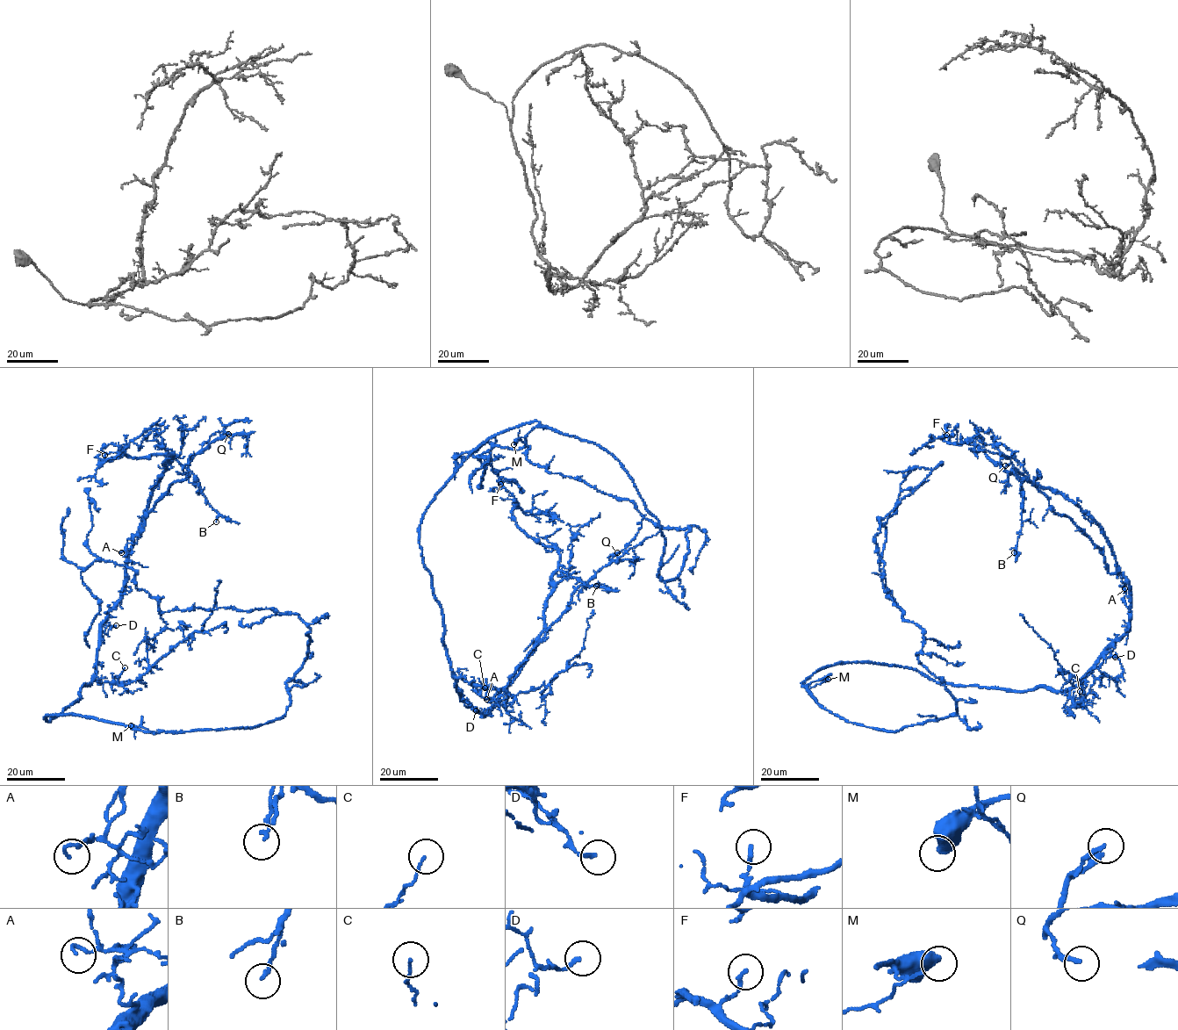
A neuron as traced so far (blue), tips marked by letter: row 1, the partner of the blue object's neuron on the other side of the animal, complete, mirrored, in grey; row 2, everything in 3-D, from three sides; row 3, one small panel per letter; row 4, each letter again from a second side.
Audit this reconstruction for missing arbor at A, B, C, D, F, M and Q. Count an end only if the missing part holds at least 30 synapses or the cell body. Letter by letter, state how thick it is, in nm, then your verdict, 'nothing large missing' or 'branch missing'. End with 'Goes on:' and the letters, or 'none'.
A: 110 nm thick; nothing large missing
B: 140 nm thick; nothing large missing
C: 100 nm thick; nothing large missing
D: 140 nm thick; nothing large missing
F: 160 nm thick; nothing large missing
M: 600 nm thick; nothing large missing
Q: 180 nm thick; nothing large missing
Goes on: none

